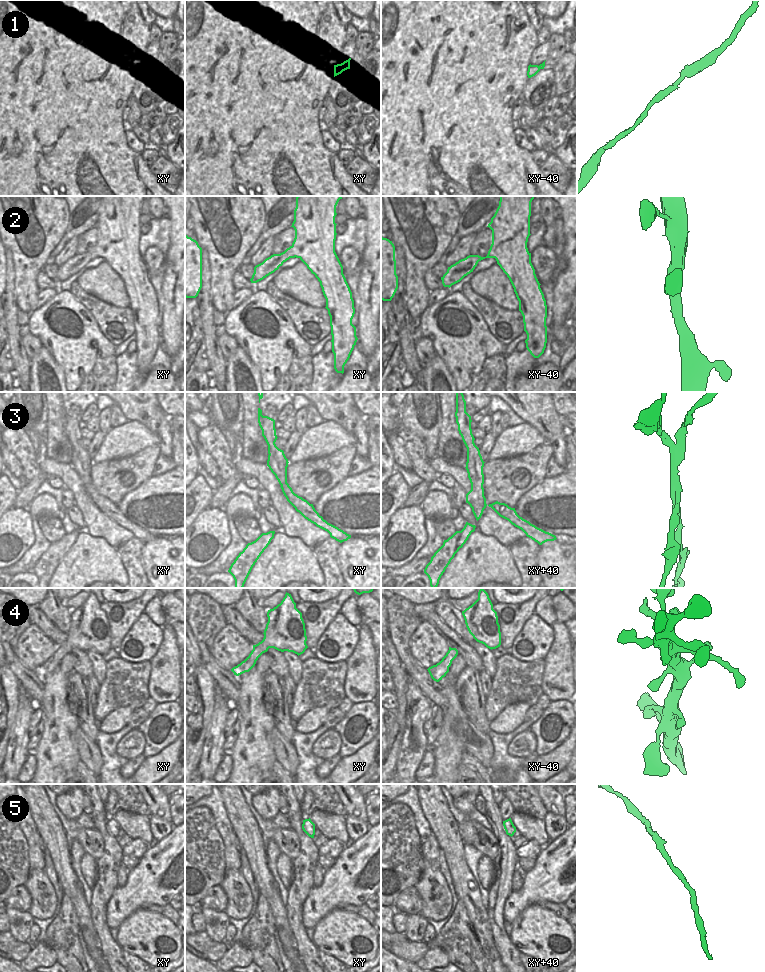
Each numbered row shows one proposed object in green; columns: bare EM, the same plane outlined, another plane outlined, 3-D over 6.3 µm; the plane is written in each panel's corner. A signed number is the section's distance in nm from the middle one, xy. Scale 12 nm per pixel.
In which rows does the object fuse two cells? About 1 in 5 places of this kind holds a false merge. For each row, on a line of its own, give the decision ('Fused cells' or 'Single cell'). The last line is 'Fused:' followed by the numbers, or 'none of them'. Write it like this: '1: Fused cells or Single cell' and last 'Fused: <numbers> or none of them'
1: Single cell
2: Single cell
3: Fused cells
4: Single cell
5: Single cell
Fused: 3

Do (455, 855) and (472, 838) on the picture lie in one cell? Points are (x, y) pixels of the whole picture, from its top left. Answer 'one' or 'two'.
two

